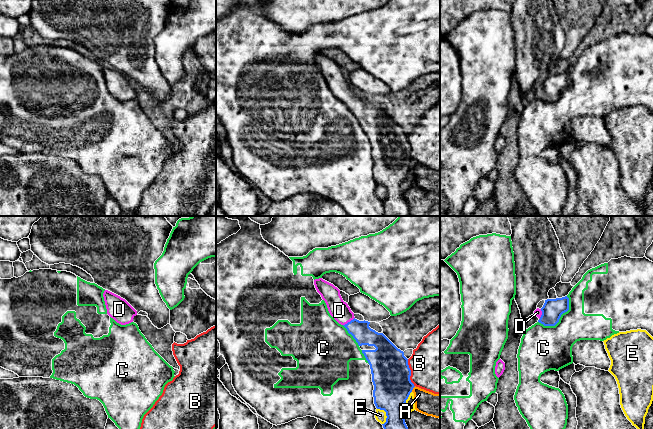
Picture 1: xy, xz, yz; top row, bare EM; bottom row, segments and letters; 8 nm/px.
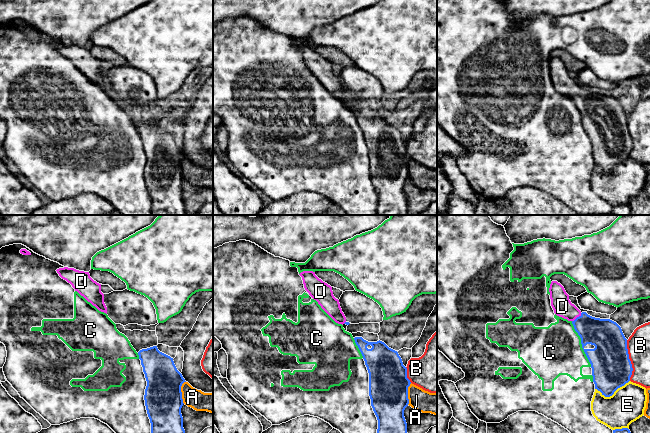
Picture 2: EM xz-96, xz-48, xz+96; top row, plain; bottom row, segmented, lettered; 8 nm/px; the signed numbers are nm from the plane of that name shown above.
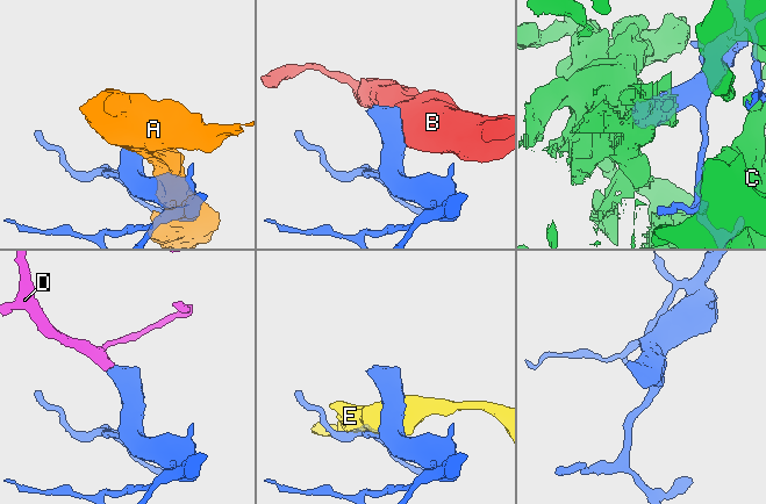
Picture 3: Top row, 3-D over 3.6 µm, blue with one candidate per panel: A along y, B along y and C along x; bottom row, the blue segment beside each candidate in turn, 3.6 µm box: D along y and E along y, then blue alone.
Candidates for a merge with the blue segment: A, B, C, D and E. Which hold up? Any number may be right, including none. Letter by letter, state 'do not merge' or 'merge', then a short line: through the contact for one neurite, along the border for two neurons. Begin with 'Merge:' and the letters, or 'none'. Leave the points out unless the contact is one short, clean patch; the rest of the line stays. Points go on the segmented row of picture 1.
Merge: D
A: do not merge
B: do not merge
C: do not merge
D: merge; line xz (362, 333), (348, 322), (339, 310)
E: do not merge

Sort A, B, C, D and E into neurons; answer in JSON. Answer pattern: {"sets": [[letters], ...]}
{"sets": [["A"], ["B"], ["C"], ["D"], ["E"]]}

